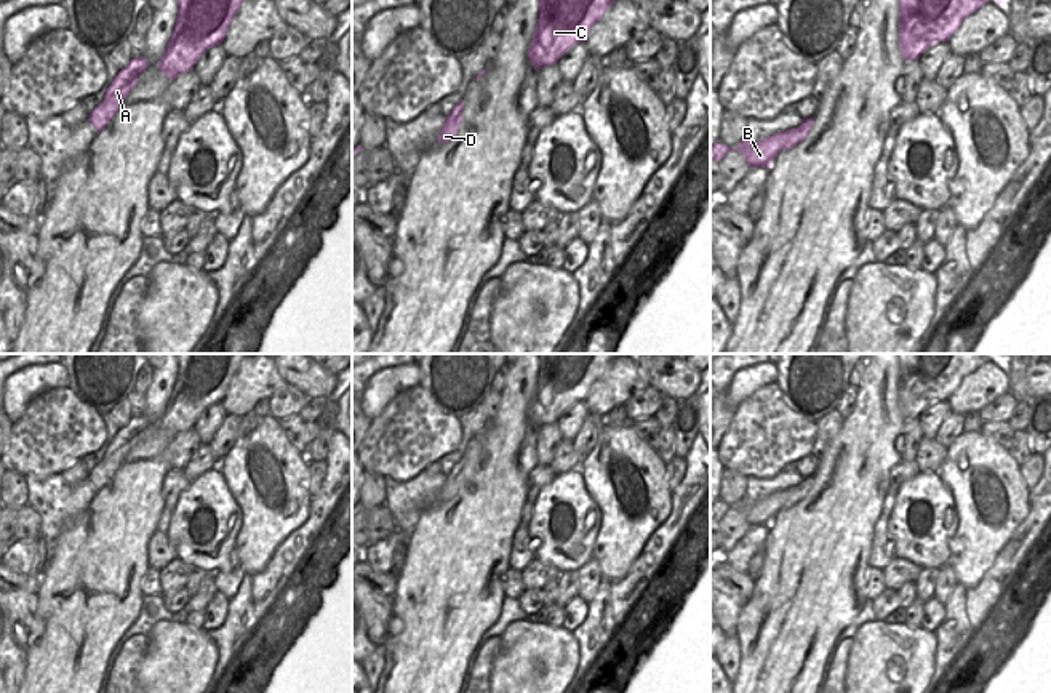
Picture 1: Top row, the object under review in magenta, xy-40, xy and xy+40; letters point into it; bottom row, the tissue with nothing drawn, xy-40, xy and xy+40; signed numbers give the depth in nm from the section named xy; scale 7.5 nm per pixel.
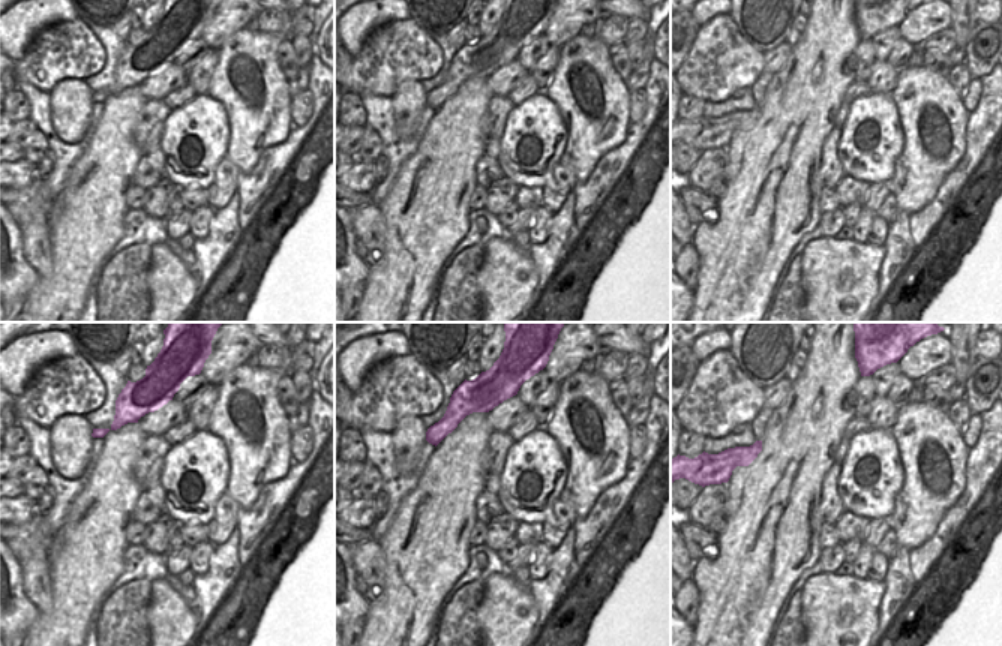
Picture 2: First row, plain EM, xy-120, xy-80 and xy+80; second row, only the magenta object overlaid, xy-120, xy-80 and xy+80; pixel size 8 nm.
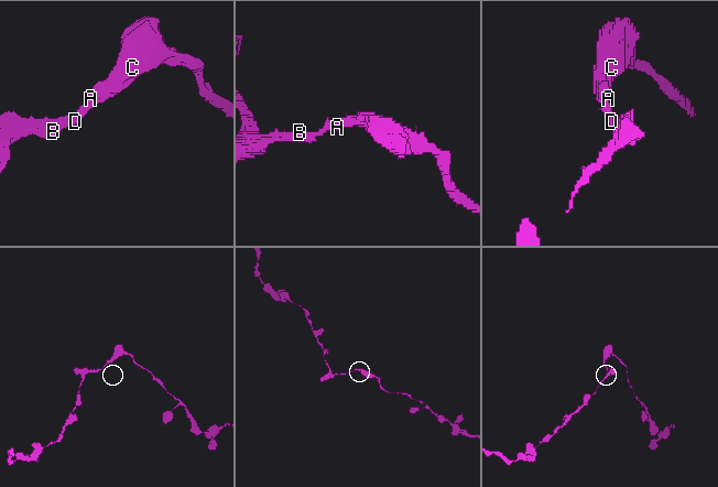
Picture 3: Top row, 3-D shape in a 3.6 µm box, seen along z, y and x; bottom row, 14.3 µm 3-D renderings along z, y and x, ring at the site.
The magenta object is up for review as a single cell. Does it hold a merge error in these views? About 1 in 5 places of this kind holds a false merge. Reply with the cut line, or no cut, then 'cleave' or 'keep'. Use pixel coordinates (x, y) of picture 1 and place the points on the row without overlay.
no cut; keep

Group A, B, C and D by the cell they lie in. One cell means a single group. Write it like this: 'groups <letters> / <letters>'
groups A B C D

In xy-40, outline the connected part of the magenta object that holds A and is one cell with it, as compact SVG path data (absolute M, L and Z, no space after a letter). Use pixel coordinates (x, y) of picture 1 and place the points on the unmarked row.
M141 415L130 419L130 423L122 427L112 443L104 453L104 459L98 463L88 474L90 482L98 490L104 488L112 479L117 469L122 466L125 456L138 443L138 435L147 427L149 419Z

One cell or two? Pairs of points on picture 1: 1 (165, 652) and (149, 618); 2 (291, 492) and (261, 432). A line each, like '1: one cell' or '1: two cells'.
1: two cells
2: one cell

